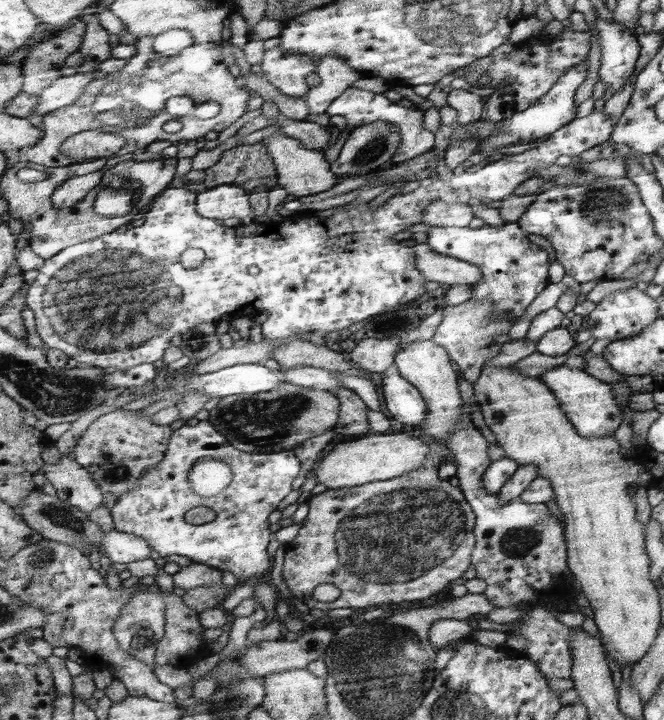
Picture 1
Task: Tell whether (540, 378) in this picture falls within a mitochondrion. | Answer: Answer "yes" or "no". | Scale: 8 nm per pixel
no

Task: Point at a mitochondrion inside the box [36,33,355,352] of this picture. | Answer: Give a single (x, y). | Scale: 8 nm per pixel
(127, 102)

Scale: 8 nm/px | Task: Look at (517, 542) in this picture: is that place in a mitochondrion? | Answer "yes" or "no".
yes

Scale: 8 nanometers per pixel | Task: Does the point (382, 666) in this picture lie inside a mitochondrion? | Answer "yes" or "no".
yes

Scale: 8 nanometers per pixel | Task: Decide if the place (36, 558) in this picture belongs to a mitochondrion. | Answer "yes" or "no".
yes

